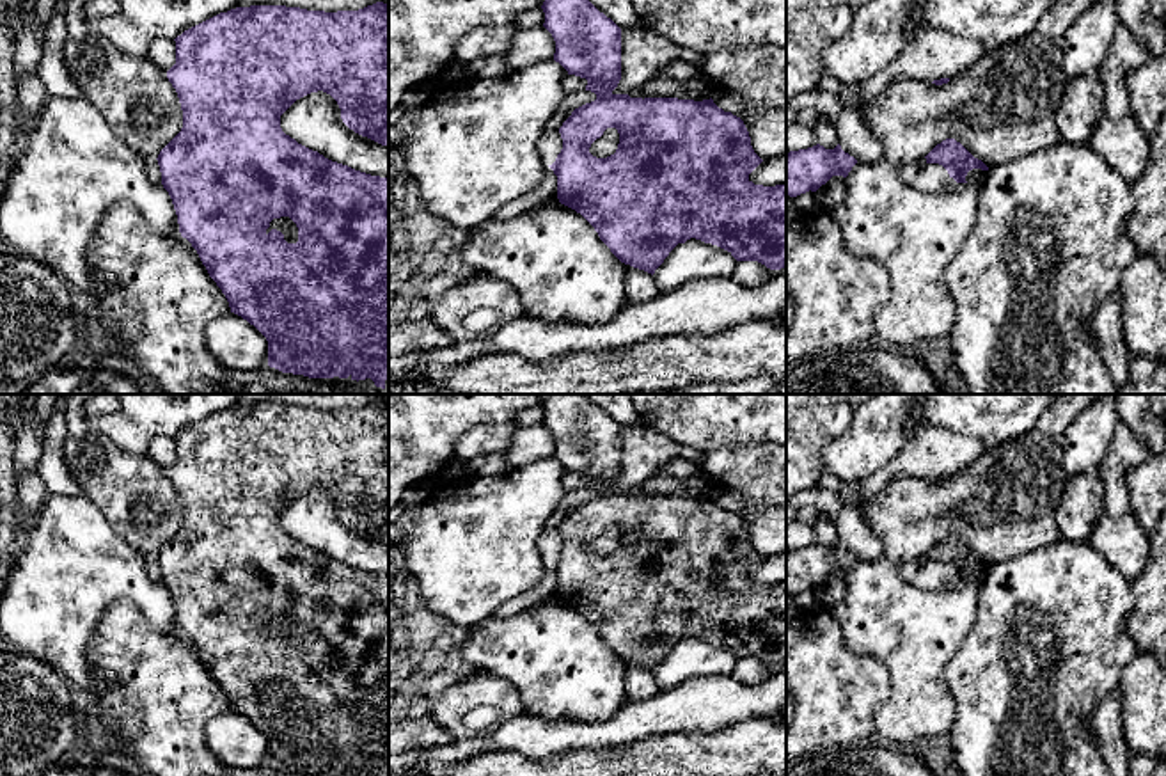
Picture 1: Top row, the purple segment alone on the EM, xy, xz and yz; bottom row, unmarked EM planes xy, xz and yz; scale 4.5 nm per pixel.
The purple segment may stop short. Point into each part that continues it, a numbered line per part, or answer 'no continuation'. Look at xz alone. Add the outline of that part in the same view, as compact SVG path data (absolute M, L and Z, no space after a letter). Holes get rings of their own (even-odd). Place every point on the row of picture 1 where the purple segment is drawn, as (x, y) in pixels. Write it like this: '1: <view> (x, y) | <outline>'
no continuation

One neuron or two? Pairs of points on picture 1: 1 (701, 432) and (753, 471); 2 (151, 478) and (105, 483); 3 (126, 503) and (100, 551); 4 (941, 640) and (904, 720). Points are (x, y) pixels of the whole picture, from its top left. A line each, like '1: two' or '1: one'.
1: two
2: one
3: two
4: one

